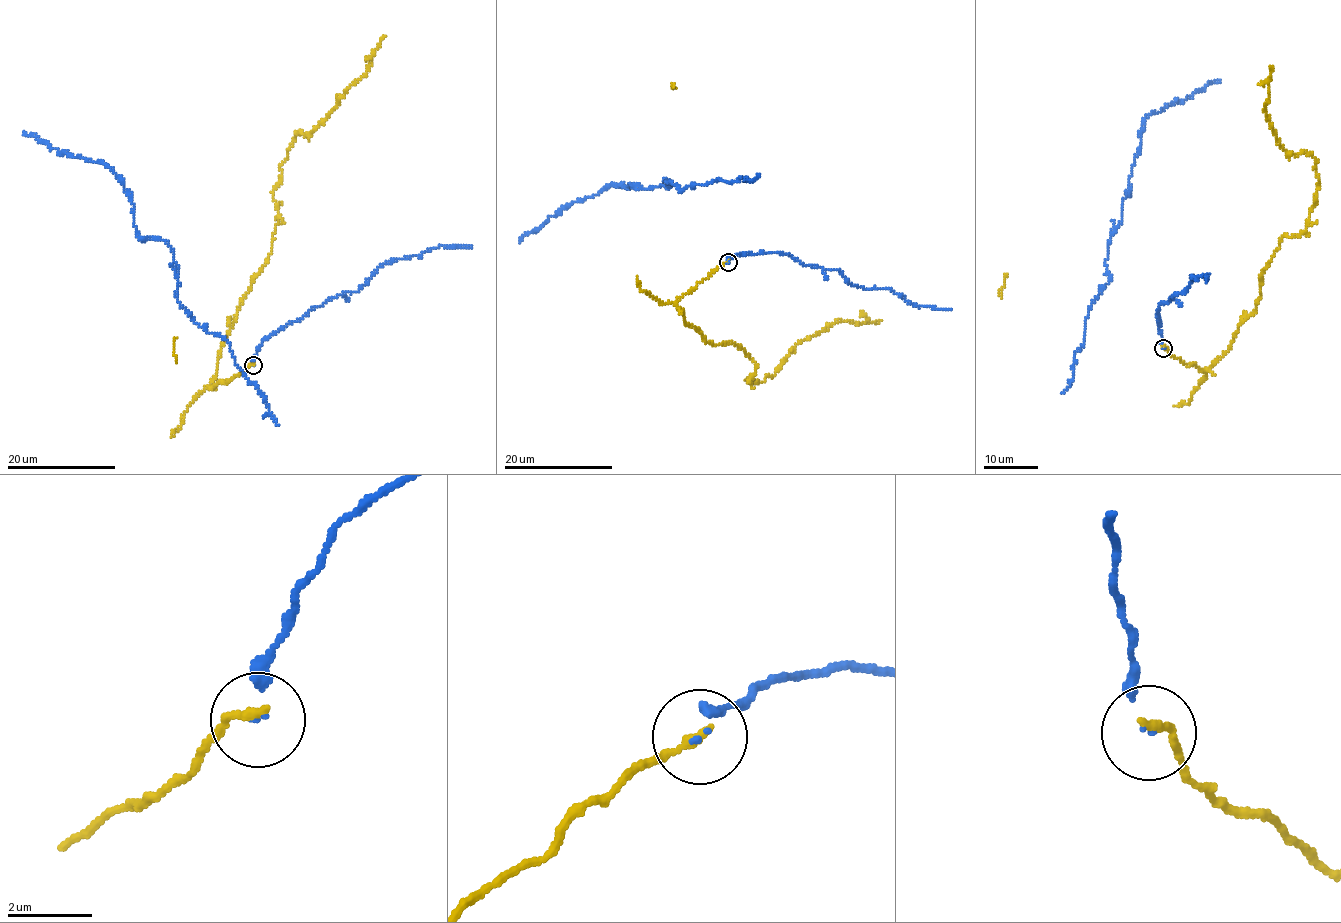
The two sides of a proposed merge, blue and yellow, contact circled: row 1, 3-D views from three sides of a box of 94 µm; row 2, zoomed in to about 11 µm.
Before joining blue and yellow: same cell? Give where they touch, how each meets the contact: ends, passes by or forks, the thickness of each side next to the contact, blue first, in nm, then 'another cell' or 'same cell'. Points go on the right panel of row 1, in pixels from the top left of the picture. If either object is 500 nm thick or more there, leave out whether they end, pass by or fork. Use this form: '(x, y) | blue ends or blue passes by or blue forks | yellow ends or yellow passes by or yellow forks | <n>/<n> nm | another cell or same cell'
(1163, 348) | blue ends | yellow ends | 70/240 nm | same cell

